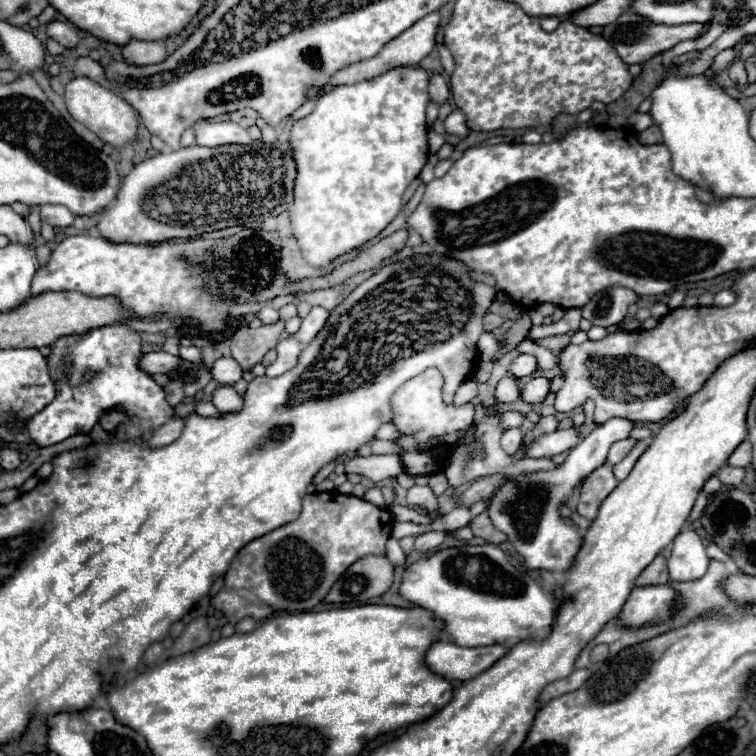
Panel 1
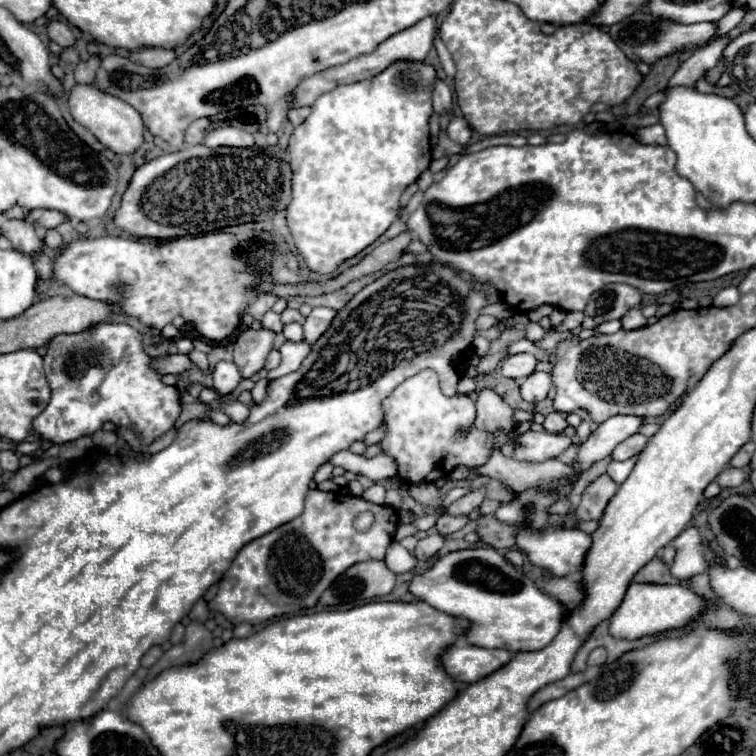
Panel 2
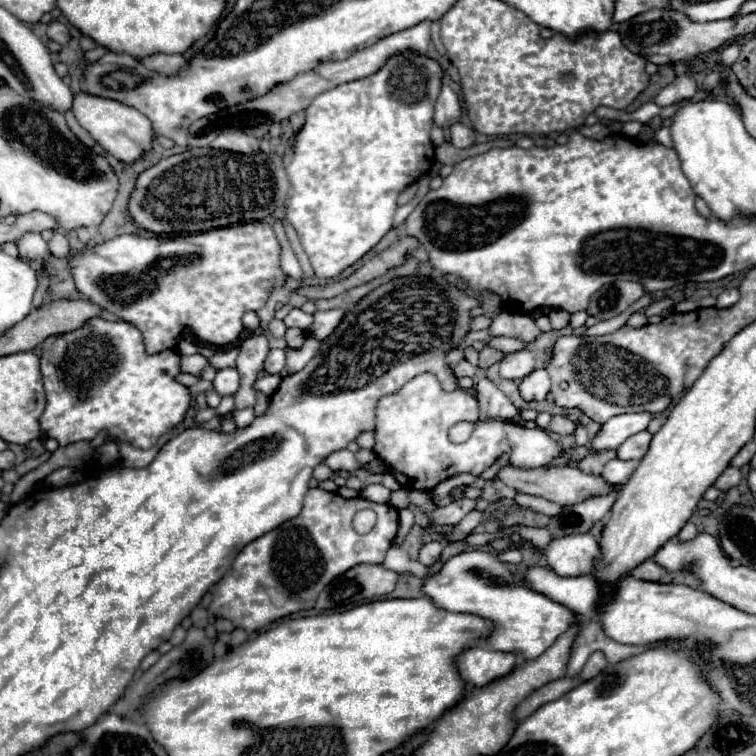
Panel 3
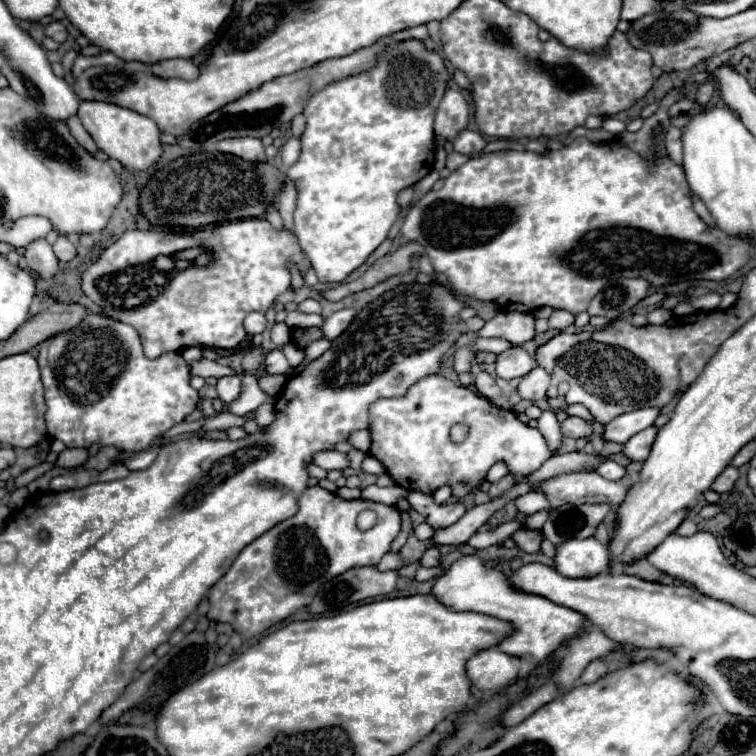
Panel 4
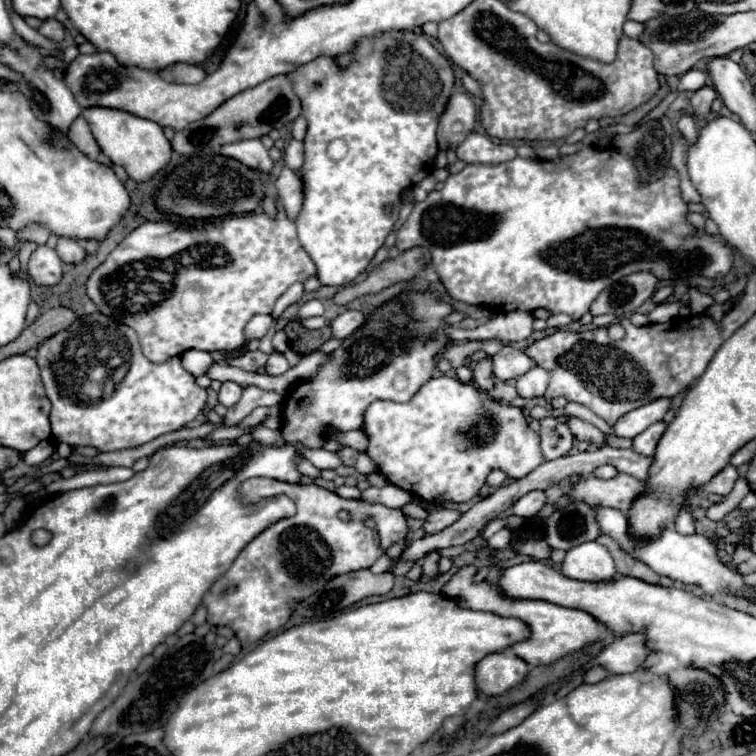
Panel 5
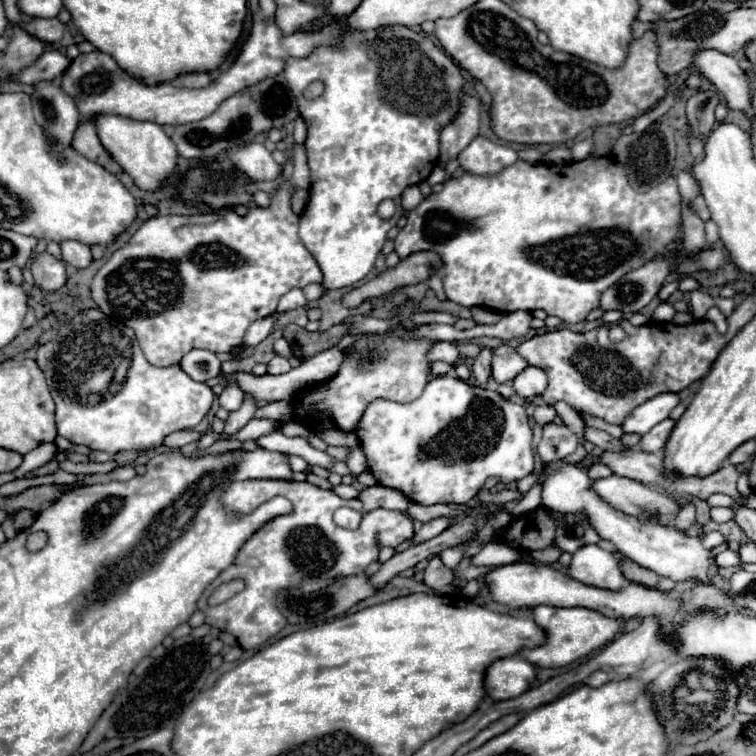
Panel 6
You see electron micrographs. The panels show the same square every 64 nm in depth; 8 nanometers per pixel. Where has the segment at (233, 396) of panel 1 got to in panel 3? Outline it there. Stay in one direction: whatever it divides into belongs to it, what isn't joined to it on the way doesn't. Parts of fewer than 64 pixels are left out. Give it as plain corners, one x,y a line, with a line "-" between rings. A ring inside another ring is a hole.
246,408
246,410
232,410
234,414
234,422
238,428
248,428
252,424
252,410

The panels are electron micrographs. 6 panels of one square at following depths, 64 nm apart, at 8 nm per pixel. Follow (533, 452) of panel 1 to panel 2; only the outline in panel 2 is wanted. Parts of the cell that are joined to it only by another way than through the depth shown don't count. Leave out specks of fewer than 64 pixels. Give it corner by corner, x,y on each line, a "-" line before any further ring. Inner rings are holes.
522,432
514,434
514,460
528,460
528,462
544,462
560,456
572,440
568,436
550,434
550,432

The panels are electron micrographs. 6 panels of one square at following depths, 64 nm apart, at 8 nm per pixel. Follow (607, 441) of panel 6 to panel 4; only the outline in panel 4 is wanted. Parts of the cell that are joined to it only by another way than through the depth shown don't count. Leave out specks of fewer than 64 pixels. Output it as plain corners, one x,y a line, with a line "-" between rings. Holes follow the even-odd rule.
568,416
562,420
562,432
564,432
564,436
584,438
584,440
590,440
594,436
592,424
588,424
586,420
576,418
576,416

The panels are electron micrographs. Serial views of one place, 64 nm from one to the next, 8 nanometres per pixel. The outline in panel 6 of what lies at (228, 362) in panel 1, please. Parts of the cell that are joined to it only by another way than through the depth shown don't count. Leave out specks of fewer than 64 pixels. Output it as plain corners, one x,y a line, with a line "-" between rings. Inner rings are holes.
228,386
220,394
220,406
226,408
228,412
236,412
236,408
240,408
242,402
244,402
244,392
238,386

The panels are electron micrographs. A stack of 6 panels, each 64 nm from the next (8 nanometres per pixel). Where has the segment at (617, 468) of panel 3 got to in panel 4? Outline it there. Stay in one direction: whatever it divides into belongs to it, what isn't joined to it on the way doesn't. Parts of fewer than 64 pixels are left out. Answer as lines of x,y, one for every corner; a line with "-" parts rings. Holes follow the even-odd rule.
614,460
602,462
602,464
596,468
596,472
598,472
600,476
604,476
606,480
620,480
620,478
626,476
626,468
620,466
620,464
616,464

